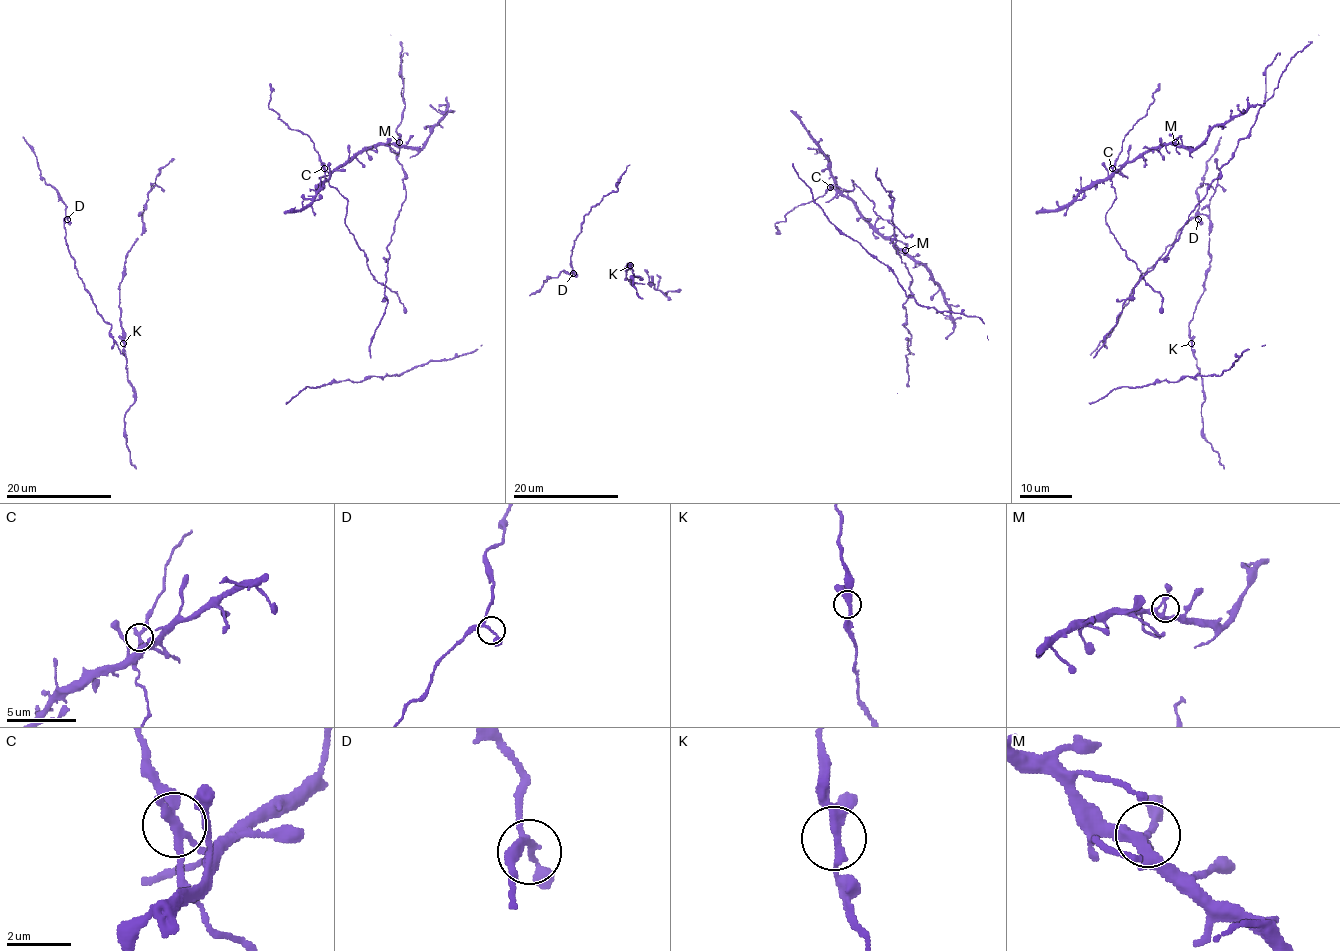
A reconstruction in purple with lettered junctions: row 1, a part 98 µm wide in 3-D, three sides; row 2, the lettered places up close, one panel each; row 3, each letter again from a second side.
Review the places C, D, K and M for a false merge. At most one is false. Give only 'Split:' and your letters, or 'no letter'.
Split: C

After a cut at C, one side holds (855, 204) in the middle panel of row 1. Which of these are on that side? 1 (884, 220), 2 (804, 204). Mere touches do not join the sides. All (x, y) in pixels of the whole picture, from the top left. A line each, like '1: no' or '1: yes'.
1: no
2: no

